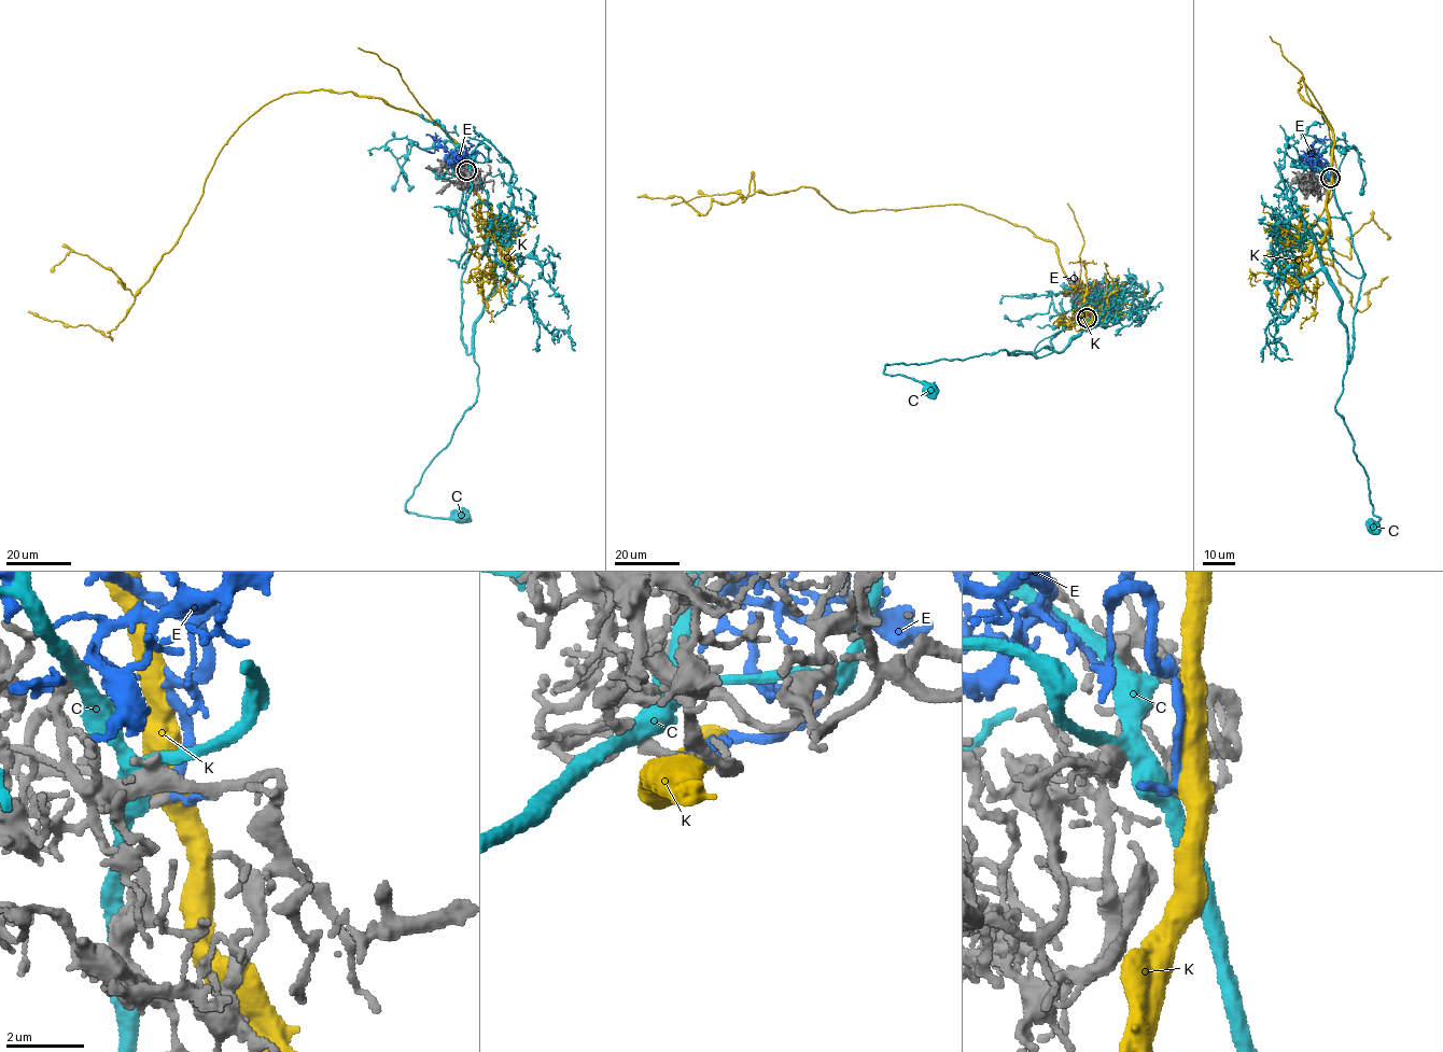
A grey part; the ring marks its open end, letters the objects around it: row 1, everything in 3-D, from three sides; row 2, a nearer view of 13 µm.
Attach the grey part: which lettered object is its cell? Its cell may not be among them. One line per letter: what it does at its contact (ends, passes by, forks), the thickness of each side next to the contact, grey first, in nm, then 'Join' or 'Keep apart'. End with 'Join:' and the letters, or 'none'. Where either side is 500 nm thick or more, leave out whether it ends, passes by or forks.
C: Thickness 400 nm (grey) against 550 nm. Keep apart
E: It passes by. Thickness 320 nm (grey) against 200 nm. Join
K: Thickness 340 nm (grey) against 550 nm. Keep apart
Join: E

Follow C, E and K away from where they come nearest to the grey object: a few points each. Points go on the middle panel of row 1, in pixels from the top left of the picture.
C: (1083, 314), (1050, 339), (1046, 355), (1003, 349), (885, 365), (886, 374), (913, 377), (929, 392)
E: (1087, 318), (1097, 313), (1084, 290), (1080, 286), (1075, 300)
K: (1087, 318), (1053, 243), (962, 204), (850, 212), (802, 186), (713, 200), (704, 214), (677, 196), (638, 197)

